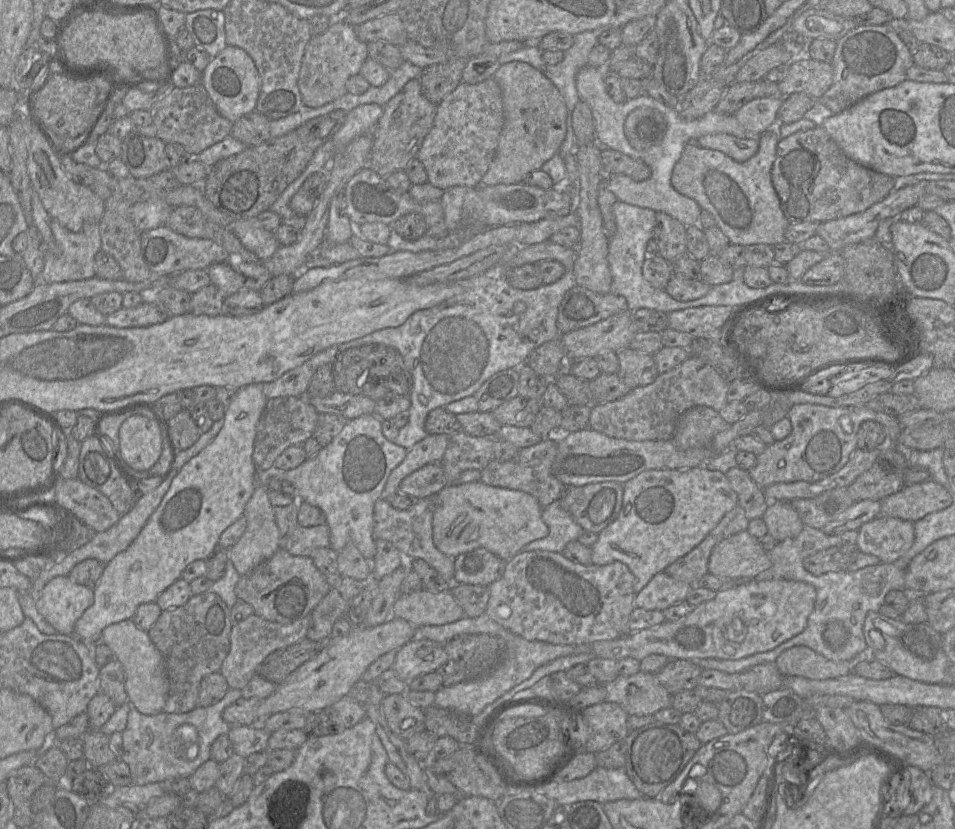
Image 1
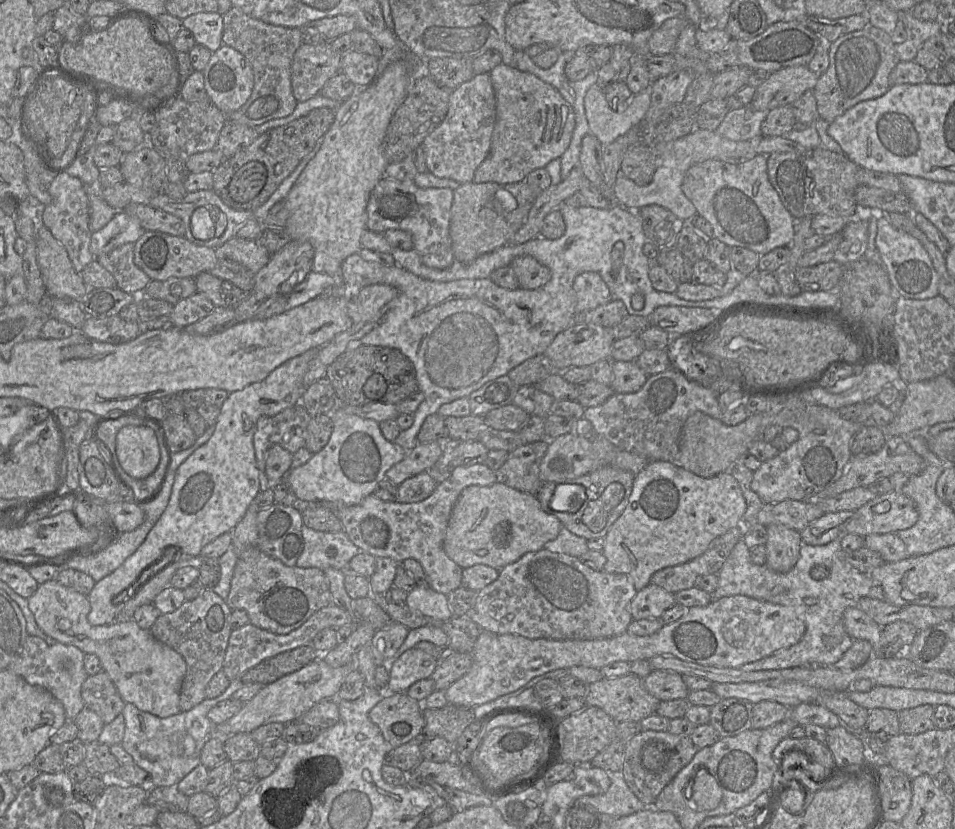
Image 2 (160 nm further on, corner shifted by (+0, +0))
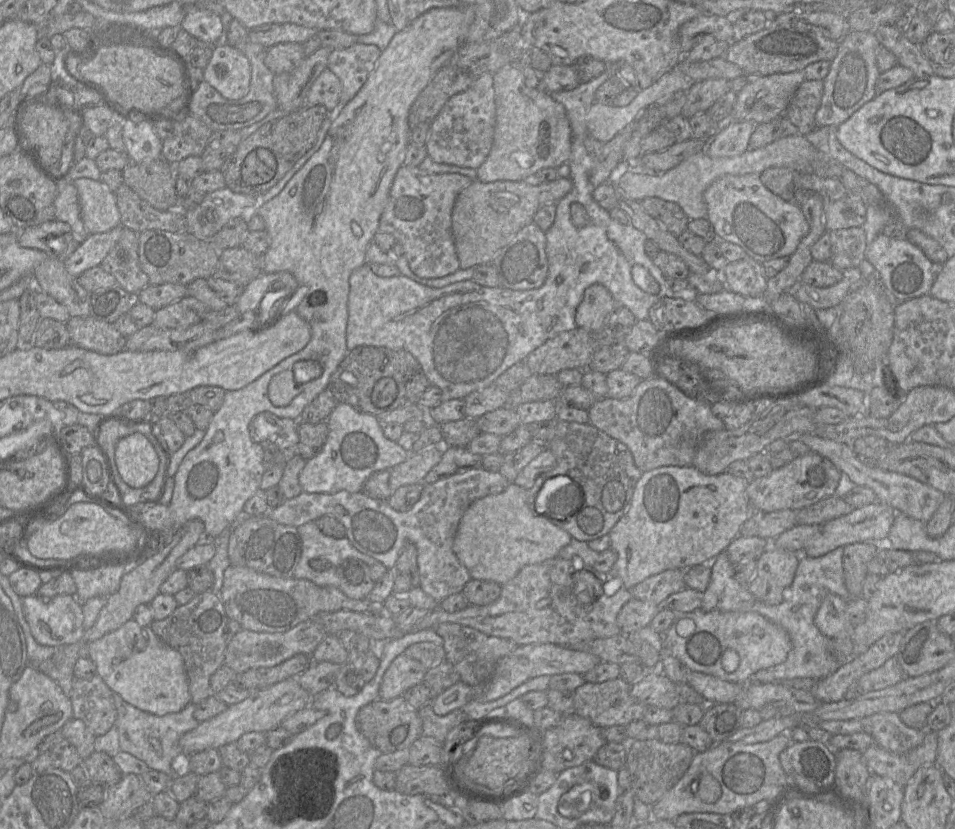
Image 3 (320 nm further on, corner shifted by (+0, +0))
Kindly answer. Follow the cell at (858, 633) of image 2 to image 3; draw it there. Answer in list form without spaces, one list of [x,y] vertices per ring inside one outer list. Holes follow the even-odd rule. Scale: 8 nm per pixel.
[[[834,594],[826,595],[822,601],[814,623],[827,638],[850,635],[854,628],[847,617],[847,603],[846,599]]]

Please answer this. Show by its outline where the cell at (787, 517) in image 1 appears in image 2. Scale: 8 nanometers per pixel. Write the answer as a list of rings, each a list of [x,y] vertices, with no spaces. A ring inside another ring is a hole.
[[[782,524],[767,526],[766,566],[778,573],[787,573],[797,563],[802,545],[800,532]]]

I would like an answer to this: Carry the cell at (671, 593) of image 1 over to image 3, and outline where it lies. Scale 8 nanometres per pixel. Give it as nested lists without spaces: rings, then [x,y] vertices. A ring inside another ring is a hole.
[[[632,598],[622,607],[617,616],[621,633],[627,635],[648,626],[660,609],[661,606],[652,602]]]

